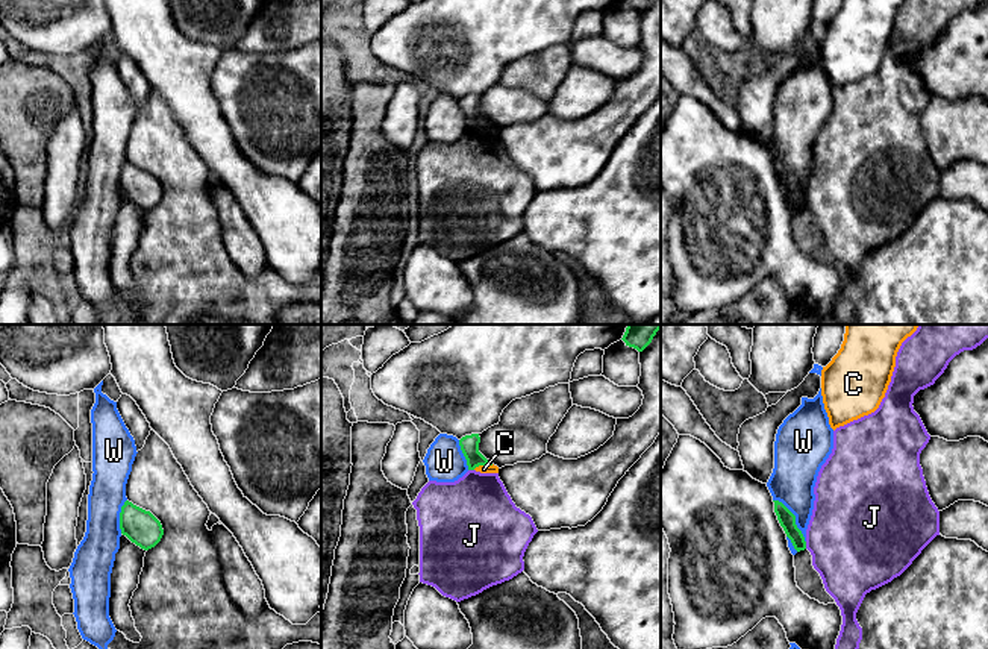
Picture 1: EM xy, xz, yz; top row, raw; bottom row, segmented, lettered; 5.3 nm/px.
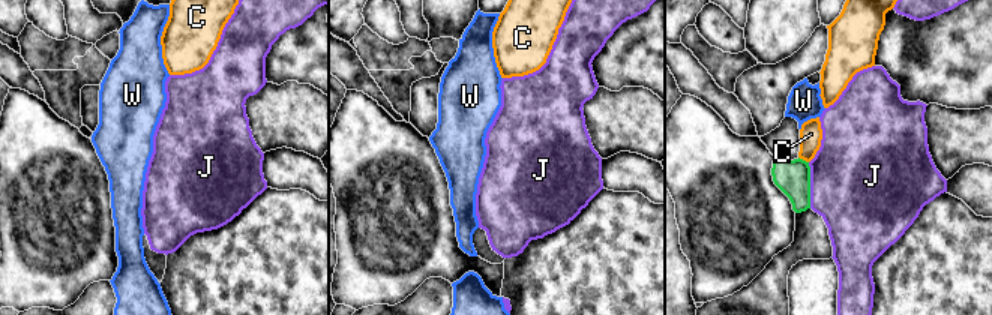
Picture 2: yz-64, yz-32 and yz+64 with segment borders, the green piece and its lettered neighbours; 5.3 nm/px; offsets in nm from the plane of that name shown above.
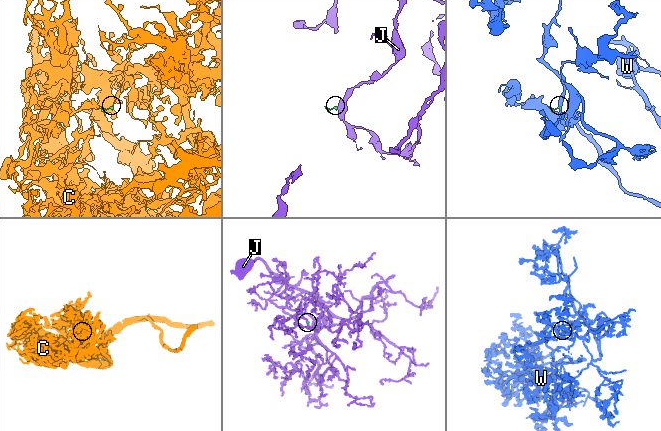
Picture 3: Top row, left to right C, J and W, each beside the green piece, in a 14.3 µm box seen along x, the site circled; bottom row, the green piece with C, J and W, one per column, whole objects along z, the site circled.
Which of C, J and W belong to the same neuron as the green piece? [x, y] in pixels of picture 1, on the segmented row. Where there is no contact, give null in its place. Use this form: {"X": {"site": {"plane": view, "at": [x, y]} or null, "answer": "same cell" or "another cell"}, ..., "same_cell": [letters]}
{"C": {"site": {"plane": "xz", "at": [482, 464]}, "answer": "another cell"}, "J": {"site": {"plane": "yz", "at": [805, 545]}, "answer": "another cell"}, "W": {"site": {"plane": "yz", "at": [794, 519]}, "answer": "another cell"}, "same_cell": []}

